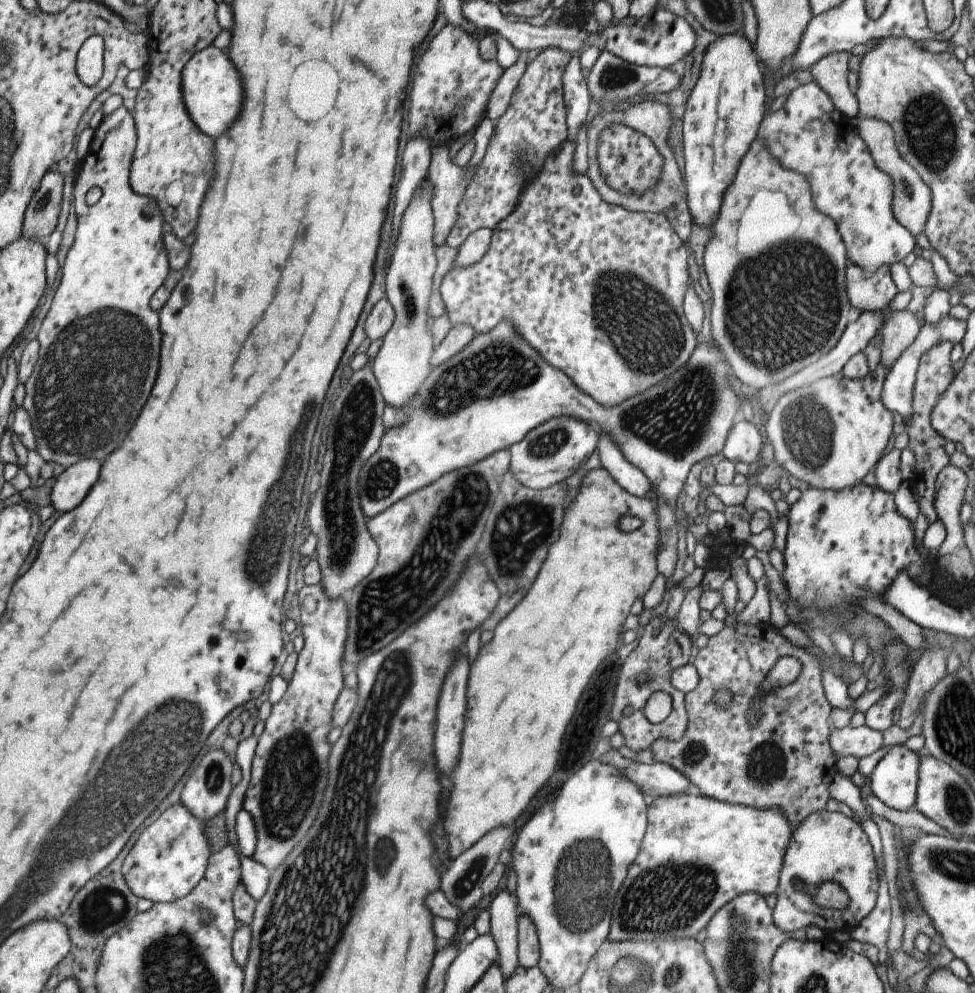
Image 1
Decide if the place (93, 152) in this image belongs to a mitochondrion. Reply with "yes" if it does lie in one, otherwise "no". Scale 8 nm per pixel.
no

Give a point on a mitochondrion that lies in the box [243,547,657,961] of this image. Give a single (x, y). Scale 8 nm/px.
(581, 878)

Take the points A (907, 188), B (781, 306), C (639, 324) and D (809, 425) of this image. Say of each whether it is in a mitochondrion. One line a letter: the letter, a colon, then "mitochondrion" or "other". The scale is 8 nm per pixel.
A: mitochondrion
B: mitochondrion
C: mitochondrion
D: mitochondrion

